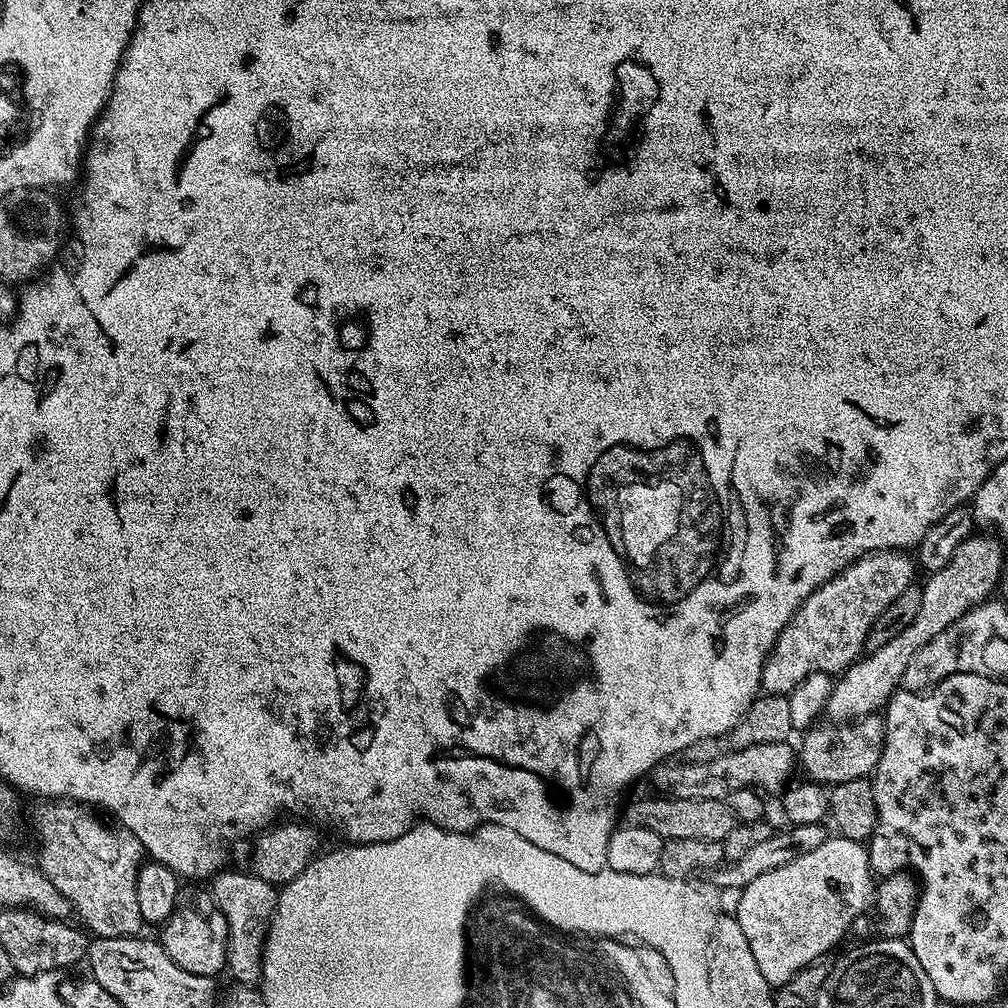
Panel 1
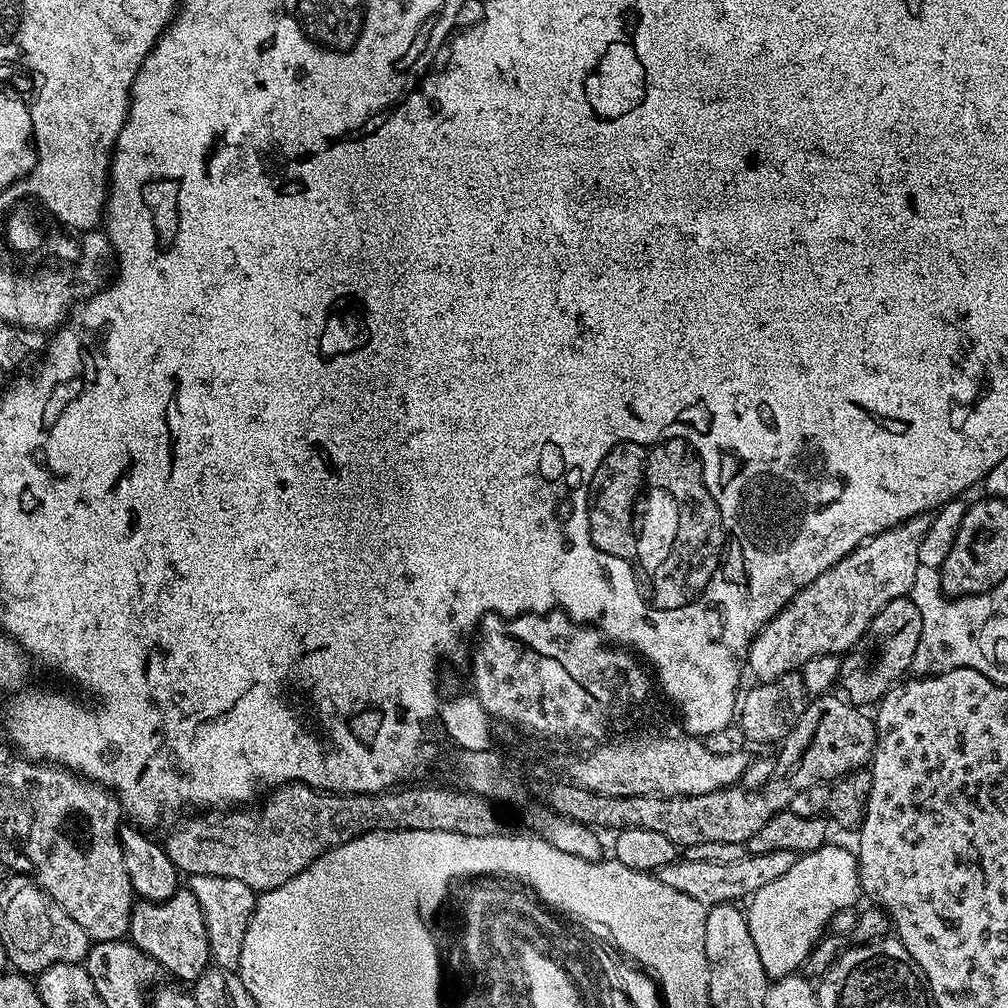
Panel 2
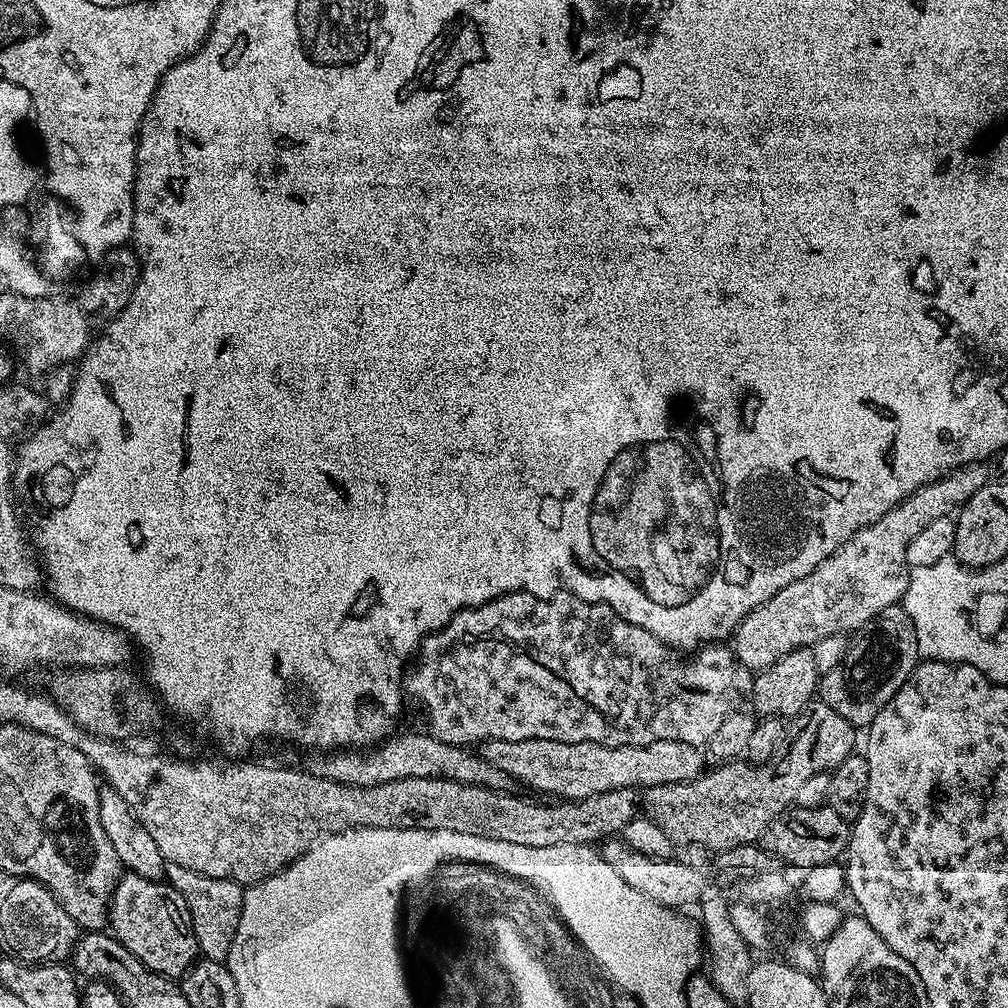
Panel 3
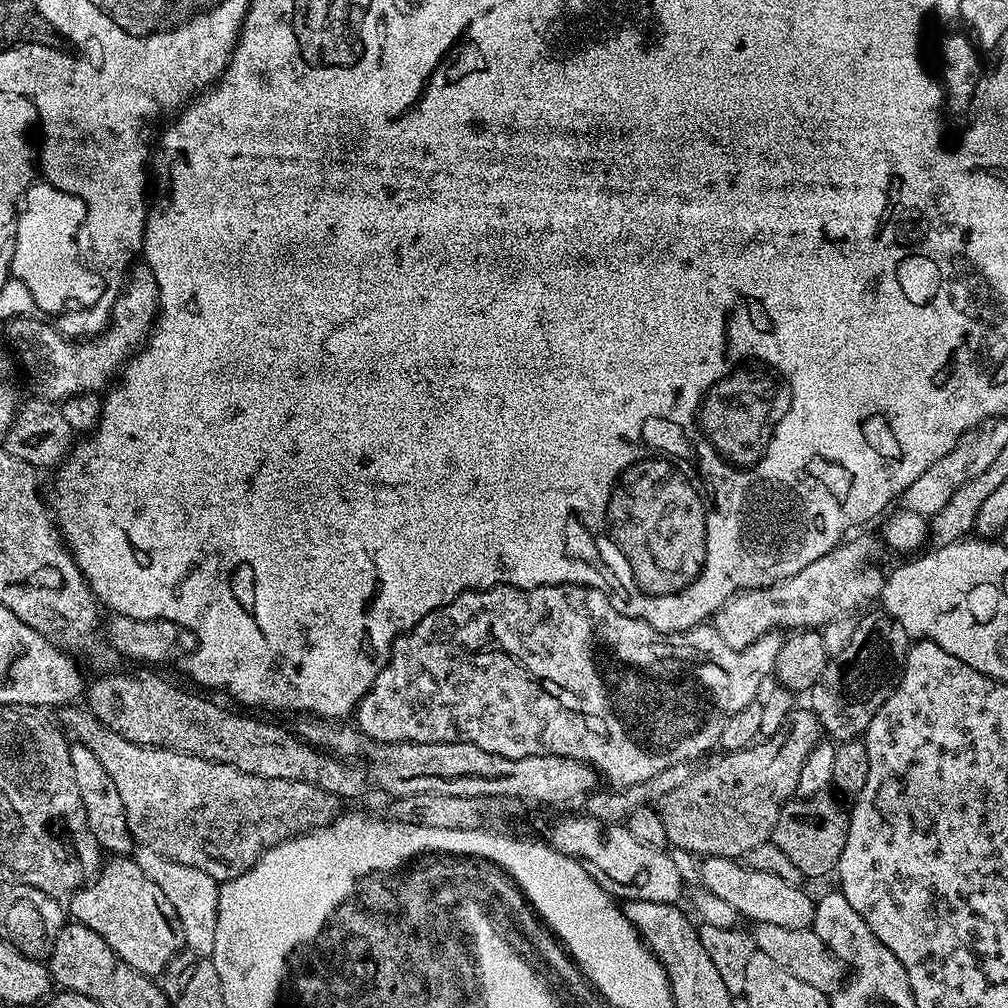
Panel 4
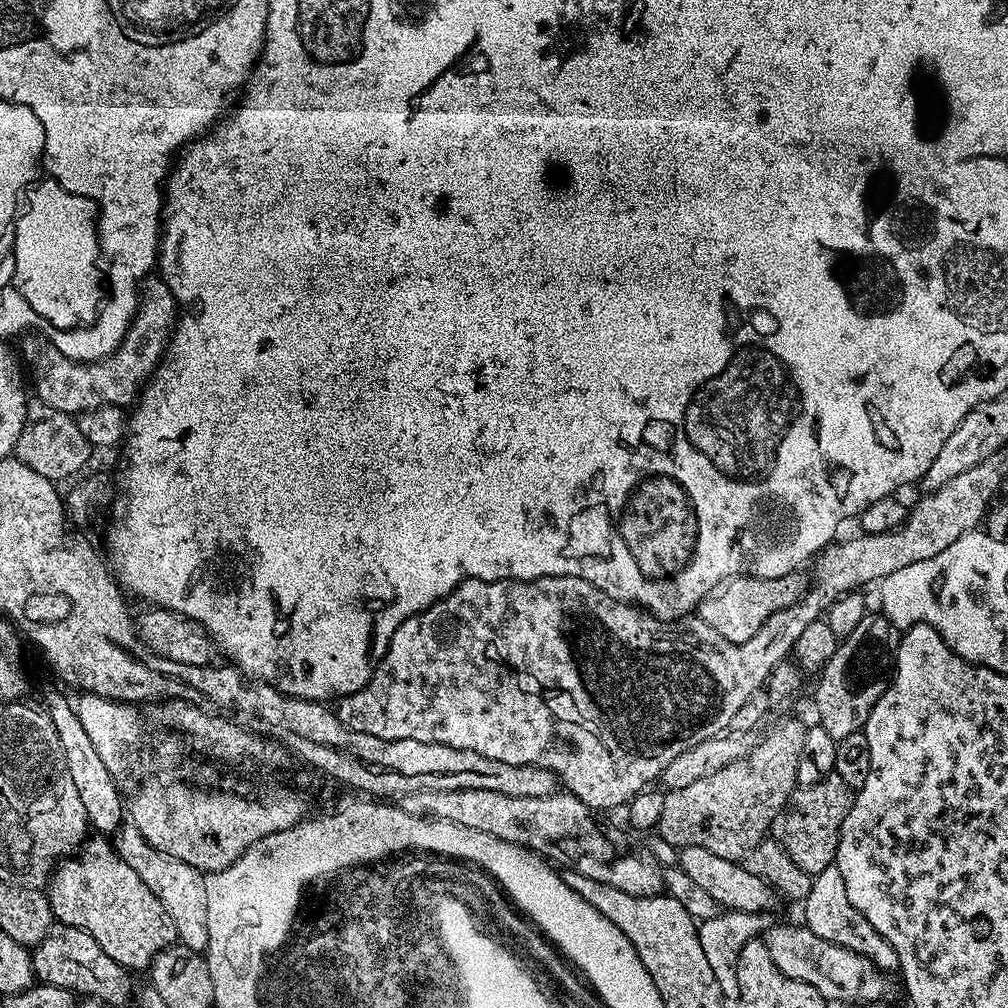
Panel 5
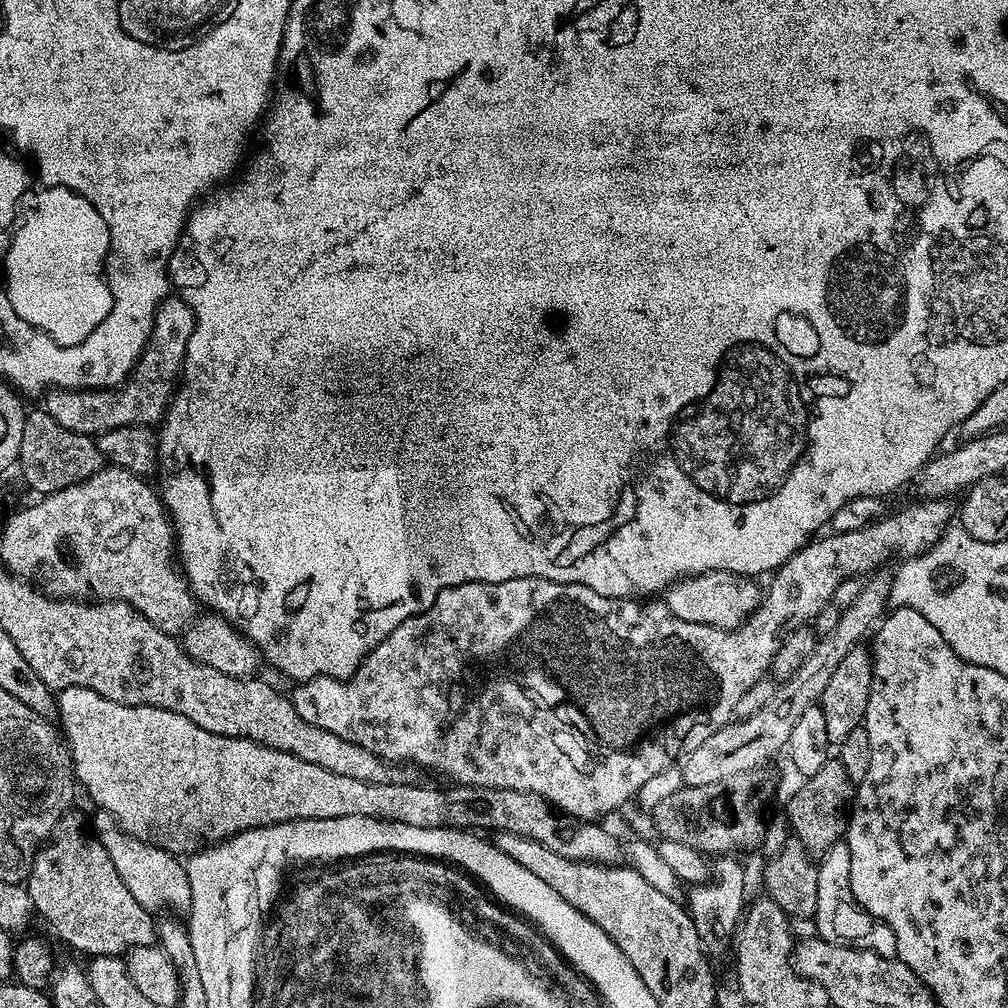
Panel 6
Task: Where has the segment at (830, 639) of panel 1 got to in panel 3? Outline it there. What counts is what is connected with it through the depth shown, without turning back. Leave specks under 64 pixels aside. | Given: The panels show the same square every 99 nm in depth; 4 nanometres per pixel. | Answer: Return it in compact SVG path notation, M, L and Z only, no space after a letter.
M987 463L967 464L946 473L942 478L914 490L898 506L894 506L882 518L878 518L870 526L858 530L847 542L830 558L826 558L806 578L798 578L798 582L790 582L774 598L767 600L765 604L759 604L754 611L743 619L732 635L732 649L741 668L747 668L755 674L769 668L778 658L790 654L799 648L811 648L822 638L831 636L843 636L858 631L866 622L870 622L882 610L892 605L899 605L904 598L904 591L908 585L908 573L910 571L906 558L907 546L914 541L914 536L919 534L930 522L937 521L943 516L951 517L963 506L982 486L990 483Z

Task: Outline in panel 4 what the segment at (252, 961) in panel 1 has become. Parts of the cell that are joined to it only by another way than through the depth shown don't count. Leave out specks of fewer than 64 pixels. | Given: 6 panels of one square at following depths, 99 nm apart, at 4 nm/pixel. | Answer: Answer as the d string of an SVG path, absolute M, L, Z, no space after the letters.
M143 846L135 849L134 859L142 874L146 874L146 878L150 878L150 882L154 882L154 886L158 886L166 898L170 898L170 906L174 906L174 914L178 914L178 922L182 926L184 948L200 956L211 957L215 931L218 930L220 884L217 880L210 878L206 870L182 866L182 862L174 862Z

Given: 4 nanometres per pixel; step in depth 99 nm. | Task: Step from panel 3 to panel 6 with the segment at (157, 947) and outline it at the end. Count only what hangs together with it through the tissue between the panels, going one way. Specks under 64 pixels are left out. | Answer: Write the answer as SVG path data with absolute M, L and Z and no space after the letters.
M76 811L64 813L28 871L26 887L39 919L41 916L74 951L85 952L88 958L123 957L134 948L156 944L157 921L153 913L126 890L102 842L86 831L86 816L84 820L83 814Z

